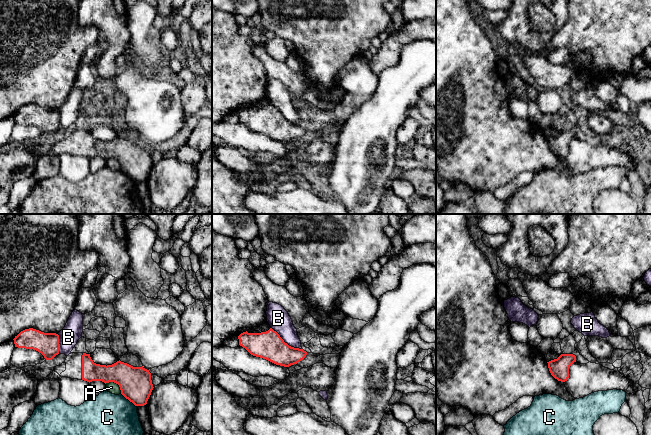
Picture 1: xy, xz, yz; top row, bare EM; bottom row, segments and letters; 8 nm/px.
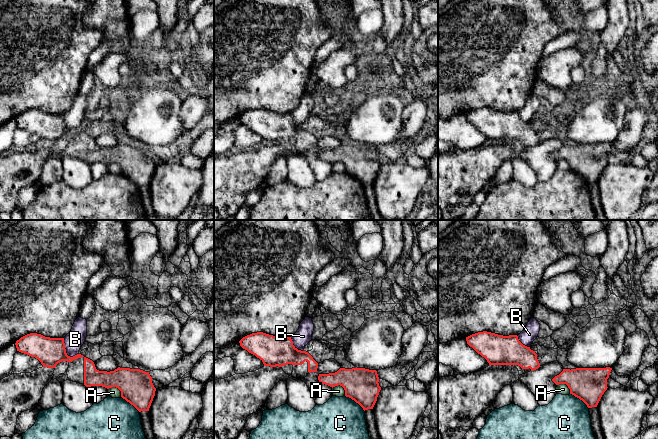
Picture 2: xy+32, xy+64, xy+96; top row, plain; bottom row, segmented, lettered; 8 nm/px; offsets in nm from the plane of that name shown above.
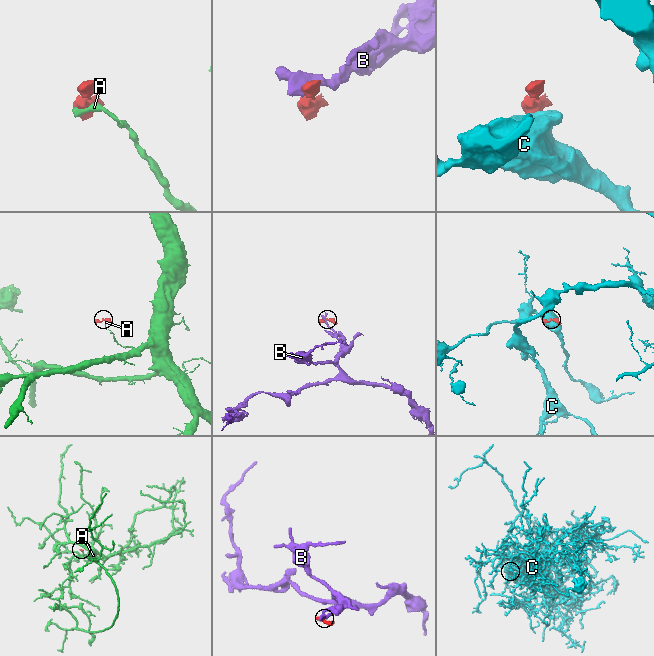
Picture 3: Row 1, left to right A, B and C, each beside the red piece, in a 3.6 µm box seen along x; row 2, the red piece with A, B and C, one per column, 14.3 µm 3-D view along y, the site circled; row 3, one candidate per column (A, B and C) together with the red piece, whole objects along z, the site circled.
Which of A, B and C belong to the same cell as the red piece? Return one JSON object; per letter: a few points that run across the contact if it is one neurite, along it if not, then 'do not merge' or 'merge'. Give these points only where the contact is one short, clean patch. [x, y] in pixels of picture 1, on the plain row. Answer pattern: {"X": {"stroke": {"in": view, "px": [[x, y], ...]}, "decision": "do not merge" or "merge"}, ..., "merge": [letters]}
{"A": {"stroke": {"in": "xy", "px": [[105, 159], [115, 158], [121, 169]]}, "decision": "do not merge"}, "B": {"stroke": {"in": "xz", "px": [[271, 103], [289, 121], [301, 125]]}, "decision": "do not merge"}, "C": {"stroke": {"in": "xy", "px": [[121, 169], [135, 182]]}, "decision": "do not merge"}, "merge": []}

